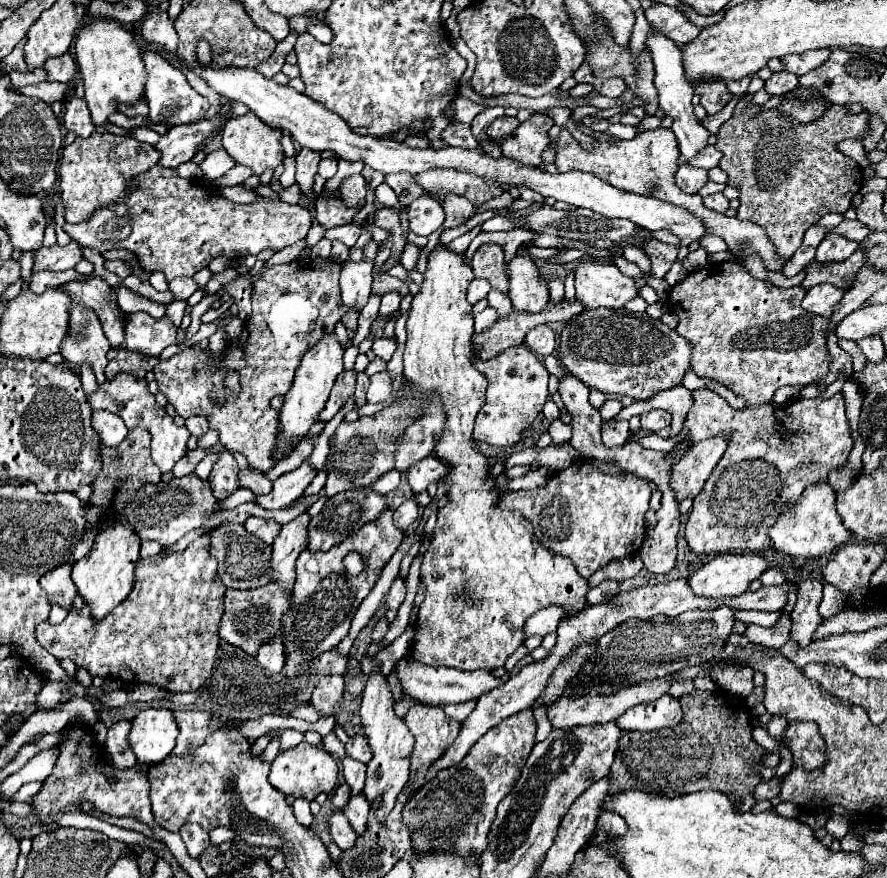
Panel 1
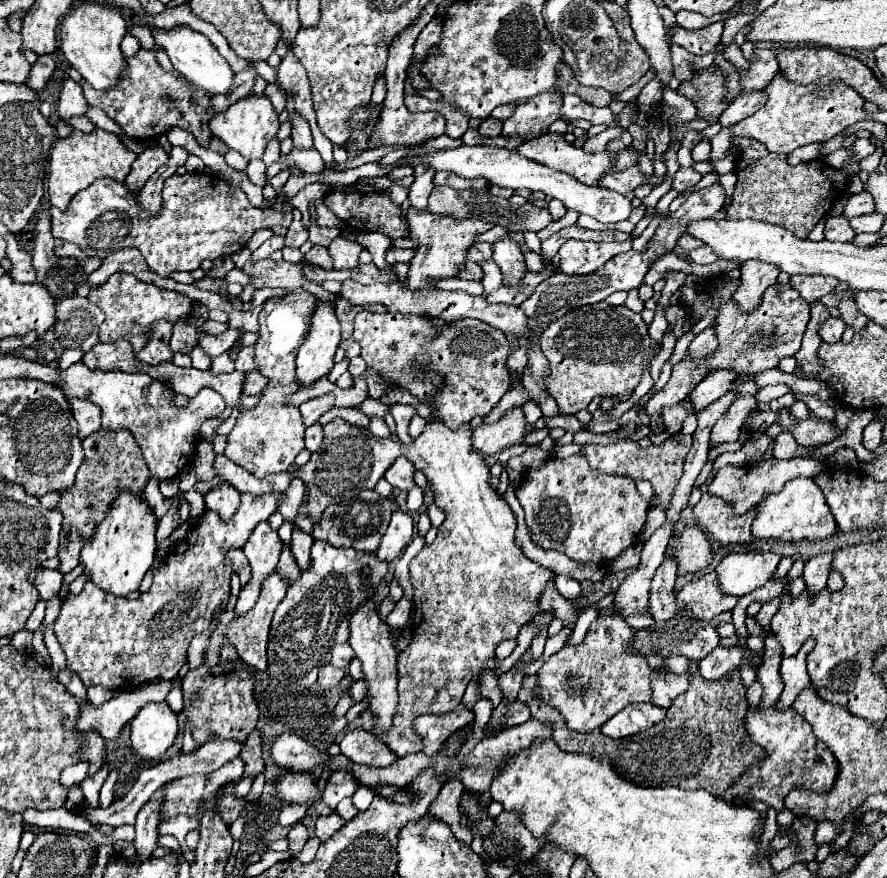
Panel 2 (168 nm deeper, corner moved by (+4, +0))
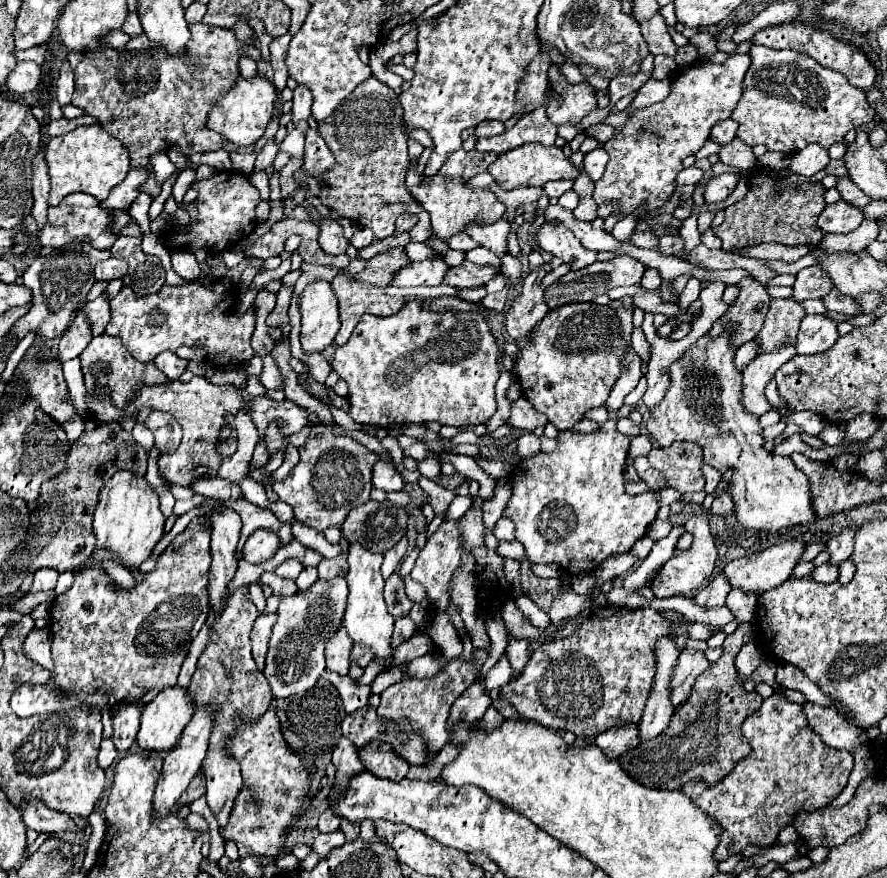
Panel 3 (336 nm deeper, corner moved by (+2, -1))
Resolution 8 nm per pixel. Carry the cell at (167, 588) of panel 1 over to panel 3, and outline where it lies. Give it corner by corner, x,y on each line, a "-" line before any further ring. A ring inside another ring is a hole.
197,518
173,538
173,542
161,554
157,568
147,574
145,582
137,582
133,592
125,590
109,590
109,576
103,566
95,564
81,570
75,576
73,586
53,600
51,608
51,632
53,632
53,662
55,662
55,684
67,692
67,698
59,698
51,684
43,686
23,684
11,696
11,708
19,718
29,718
33,714
47,714
69,710
81,704
91,704
97,708
111,708
119,702
147,704
151,702
159,690
167,686
177,686
177,676
181,664
187,656
191,640
197,636
201,626
207,620
211,610
209,602
209,566
211,566
211,526
199,524

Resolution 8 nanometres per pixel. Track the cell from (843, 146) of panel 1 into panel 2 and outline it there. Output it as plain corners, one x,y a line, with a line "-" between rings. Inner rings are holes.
817,143
817,145
807,145
807,147
799,147
799,149
795,149
791,155
787,155
787,163
799,165
799,163
803,163
803,161
811,161
811,159
815,159
815,157
819,155
819,149
821,149
821,143

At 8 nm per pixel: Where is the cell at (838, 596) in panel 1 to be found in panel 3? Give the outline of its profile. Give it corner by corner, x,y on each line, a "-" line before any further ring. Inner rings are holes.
845,560
841,566
839,566
839,576
837,576
837,584
849,584
851,578
855,574
855,564
851,560

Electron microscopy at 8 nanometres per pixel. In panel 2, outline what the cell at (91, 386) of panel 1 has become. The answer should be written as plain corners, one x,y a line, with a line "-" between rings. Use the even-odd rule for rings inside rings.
65,349
59,357
59,369
67,369
69,365
73,363
79,363
83,357
83,351
81,349

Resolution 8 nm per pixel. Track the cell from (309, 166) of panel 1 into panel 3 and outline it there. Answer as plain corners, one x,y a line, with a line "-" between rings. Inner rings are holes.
297,86
293,92
293,118
291,120
299,132
307,134
309,118
311,118
311,94
305,86

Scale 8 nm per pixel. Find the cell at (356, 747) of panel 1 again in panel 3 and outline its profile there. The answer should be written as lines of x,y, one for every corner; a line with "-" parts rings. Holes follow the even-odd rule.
369,742
369,746
359,748
359,758
371,774
387,780
399,782
407,776
409,770
409,764
397,752
391,750
391,744

